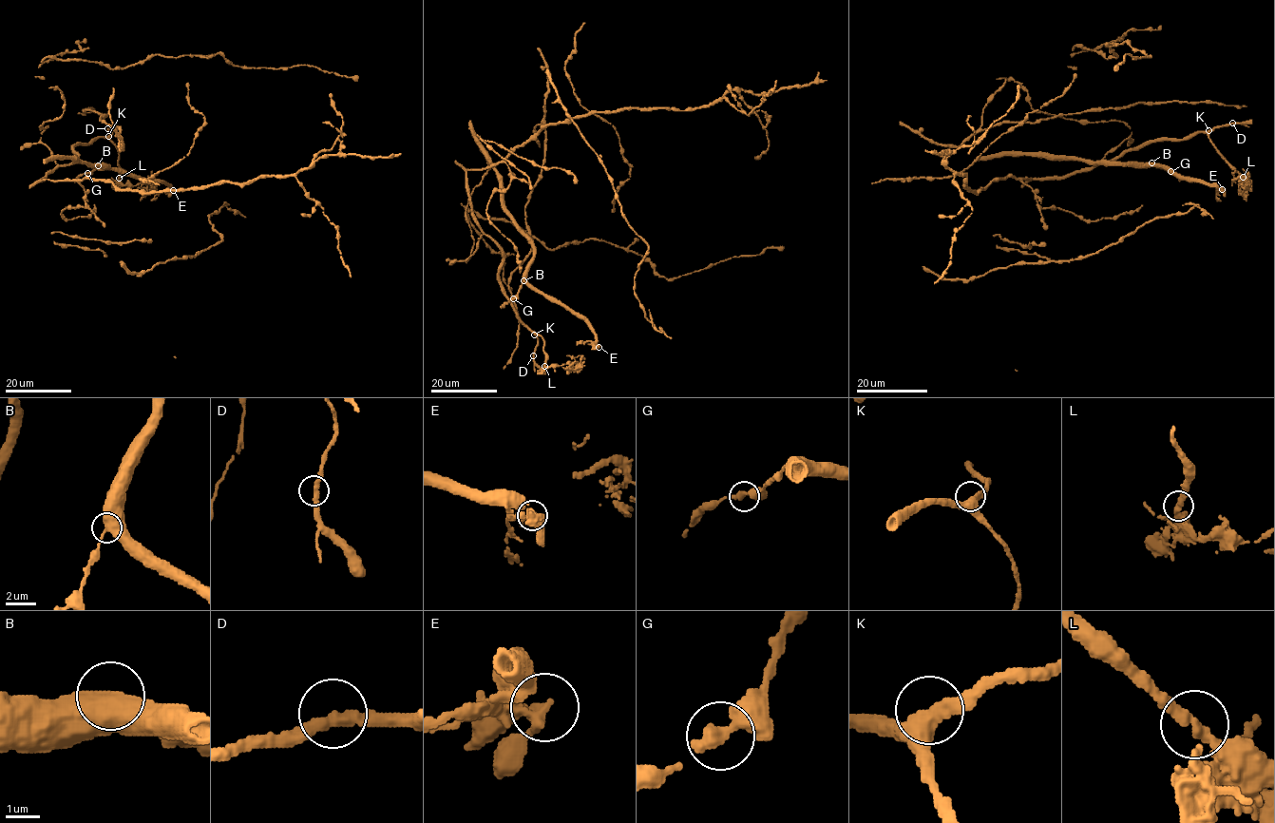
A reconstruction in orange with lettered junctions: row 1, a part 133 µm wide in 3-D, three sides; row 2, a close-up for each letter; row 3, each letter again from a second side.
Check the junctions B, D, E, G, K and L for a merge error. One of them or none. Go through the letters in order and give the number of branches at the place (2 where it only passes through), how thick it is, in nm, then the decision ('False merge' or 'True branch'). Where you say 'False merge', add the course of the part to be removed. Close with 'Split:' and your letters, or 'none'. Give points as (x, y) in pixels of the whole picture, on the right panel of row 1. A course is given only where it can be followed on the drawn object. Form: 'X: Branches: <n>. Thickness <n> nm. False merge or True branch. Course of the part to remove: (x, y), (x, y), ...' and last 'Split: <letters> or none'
B: Branches: 2. Thickness 440 nm. True branch
D: Branches: 2. Thickness 320 nm. True branch
E: Branches: 2. Thickness 360 nm. True branch
G: Branches: 2. Thickness 320 nm. True branch
K: Branches: 3. Thickness 340 nm. True branch
L: Branches: 2. Thickness 320 nm. False merge. Course of the part to remove: (1243, 177), (1244, 184), (1239, 181), (1246, 183), (1246, 200)
Split: L

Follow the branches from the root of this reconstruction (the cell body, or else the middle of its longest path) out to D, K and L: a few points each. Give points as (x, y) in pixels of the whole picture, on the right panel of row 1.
D: (1030, 180), (1069, 176), (1111, 162), (1151, 142), (1182, 140), (1232, 123)
K: (1030, 180), (1069, 176), (1111, 162), (1151, 142), (1182, 140), (1208, 130)
L: (1030, 180), (1069, 176), (1111, 162), (1151, 142), (1182, 140), (1198, 132), (1207, 133), (1216, 150), (1243, 177)

